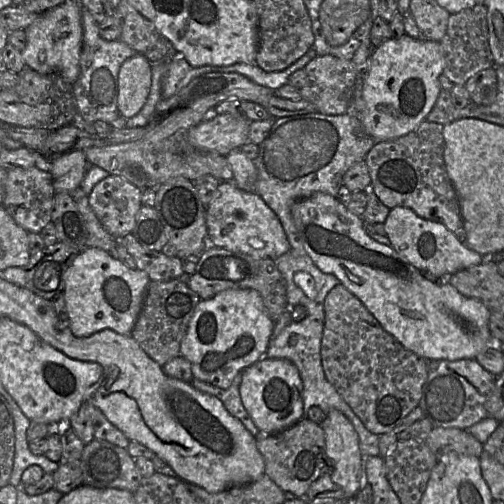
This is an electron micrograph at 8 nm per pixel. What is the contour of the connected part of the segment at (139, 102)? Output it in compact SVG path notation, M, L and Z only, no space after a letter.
M142 54L125 60L118 73L118 110L120 116L131 118L144 106L152 81L151 62Z

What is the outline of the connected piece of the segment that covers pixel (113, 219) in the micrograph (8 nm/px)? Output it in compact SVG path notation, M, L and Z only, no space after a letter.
M109 175L88 195L88 203L105 230L116 240L131 234L142 206L142 189L126 179Z

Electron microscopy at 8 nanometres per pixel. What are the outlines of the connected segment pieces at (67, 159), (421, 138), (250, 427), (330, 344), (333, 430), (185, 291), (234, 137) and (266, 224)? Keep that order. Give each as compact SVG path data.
M73 149L61 153L51 160L50 174L55 193L76 191L82 184L85 172L86 157L83 150Z
M424 120L410 133L393 140L377 142L366 154L364 161L367 164L371 177L371 188L379 200L392 209L396 206L412 209L420 217L444 224L458 238L465 243L465 229L457 193L450 181L444 163L444 125Z
M239 373L233 380L231 386L227 389L221 389L207 382L193 378L191 384L197 390L208 393L218 400L220 400L226 410L233 417L241 421L245 428L256 437L259 430L252 421L250 415L246 411L240 396L240 383L242 380L241 373Z
M342 284L332 288L325 298L321 360L327 380L367 430L378 436L401 425L420 405L429 375L427 359L402 346Z
M336 409L329 410L319 425L325 433L326 454L332 461L332 480L344 491L346 500L354 499L368 483L358 434L345 415Z
M185 279L150 281L130 335L149 357L163 367L168 361L181 355L181 341L200 300L188 287Z
M221 114L202 120L189 131L189 141L195 147L226 156L248 143L250 123L242 114Z
M221 182L205 214L208 243L215 248L240 252L259 259L276 259L289 249L277 215L256 192L239 189L233 182Z

